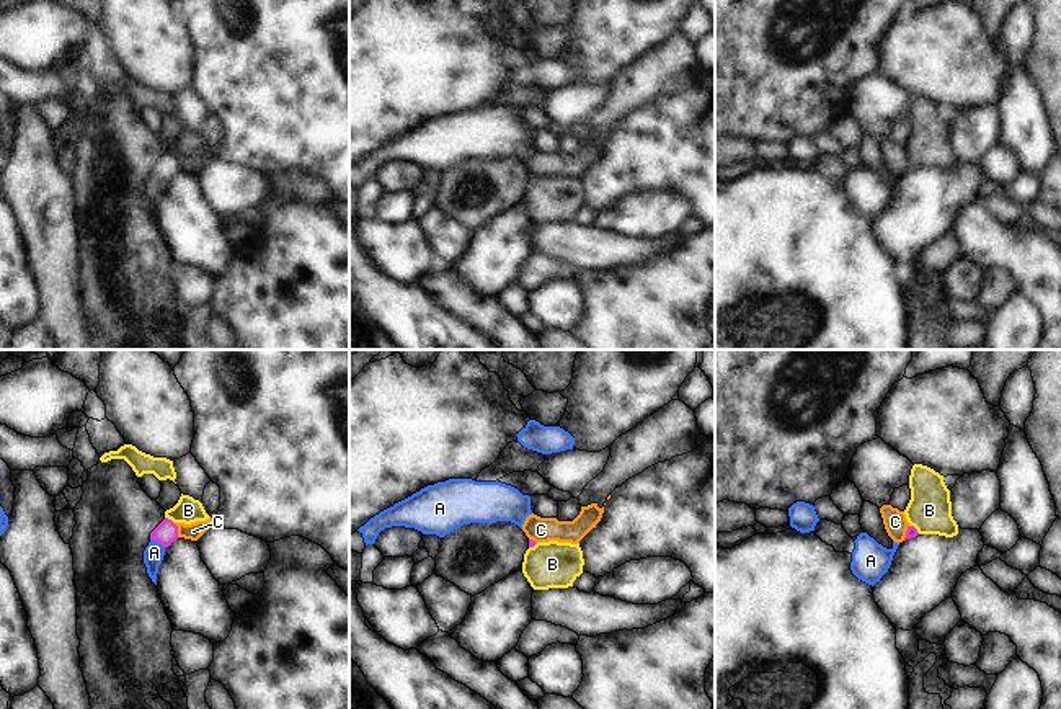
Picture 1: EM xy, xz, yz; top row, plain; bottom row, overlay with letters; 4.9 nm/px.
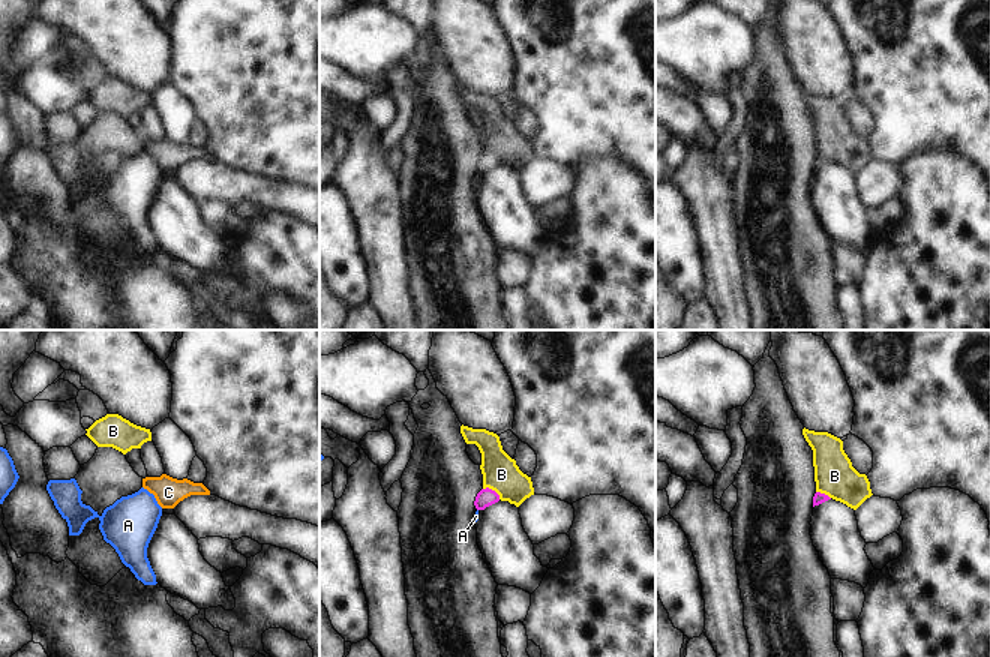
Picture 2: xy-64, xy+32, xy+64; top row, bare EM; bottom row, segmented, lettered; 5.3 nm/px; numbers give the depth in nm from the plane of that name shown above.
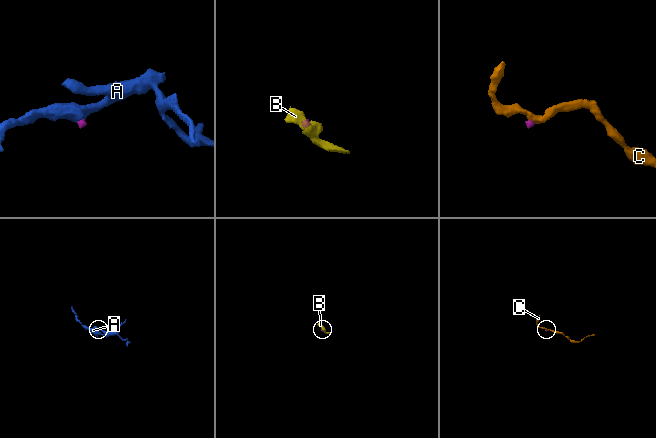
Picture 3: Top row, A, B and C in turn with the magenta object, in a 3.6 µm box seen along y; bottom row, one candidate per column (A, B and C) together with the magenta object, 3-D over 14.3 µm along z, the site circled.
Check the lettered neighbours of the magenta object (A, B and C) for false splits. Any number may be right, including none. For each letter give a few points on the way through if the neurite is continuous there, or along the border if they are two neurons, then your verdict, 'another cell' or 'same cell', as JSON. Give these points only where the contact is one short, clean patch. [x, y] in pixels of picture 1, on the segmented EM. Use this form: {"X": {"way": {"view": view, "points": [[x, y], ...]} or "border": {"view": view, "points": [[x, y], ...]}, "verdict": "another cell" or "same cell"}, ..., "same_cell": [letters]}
{"A": {"way": {"view": "xy", "points": [[165, 533], [157, 541], [154, 552]]}, "verdict": "same cell"}, "B": {"way": {"view": "xy", "points": [[165, 533], [170, 520], [188, 510]]}, "verdict": "same cell"}, "C": {"border": {"view": "xy", "points": [[173, 523], [178, 536]]}, "verdict": "another cell"}, "same_cell": ["A", "B"]}

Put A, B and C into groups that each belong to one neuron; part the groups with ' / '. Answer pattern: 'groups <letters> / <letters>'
groups A B / C

